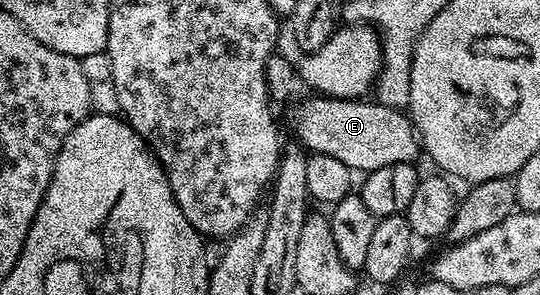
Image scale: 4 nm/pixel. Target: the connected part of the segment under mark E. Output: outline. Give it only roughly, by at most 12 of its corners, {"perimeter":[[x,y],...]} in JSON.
{"perimeter":[[310,96],[297,141],[351,171],[415,161],[402,110]]}

